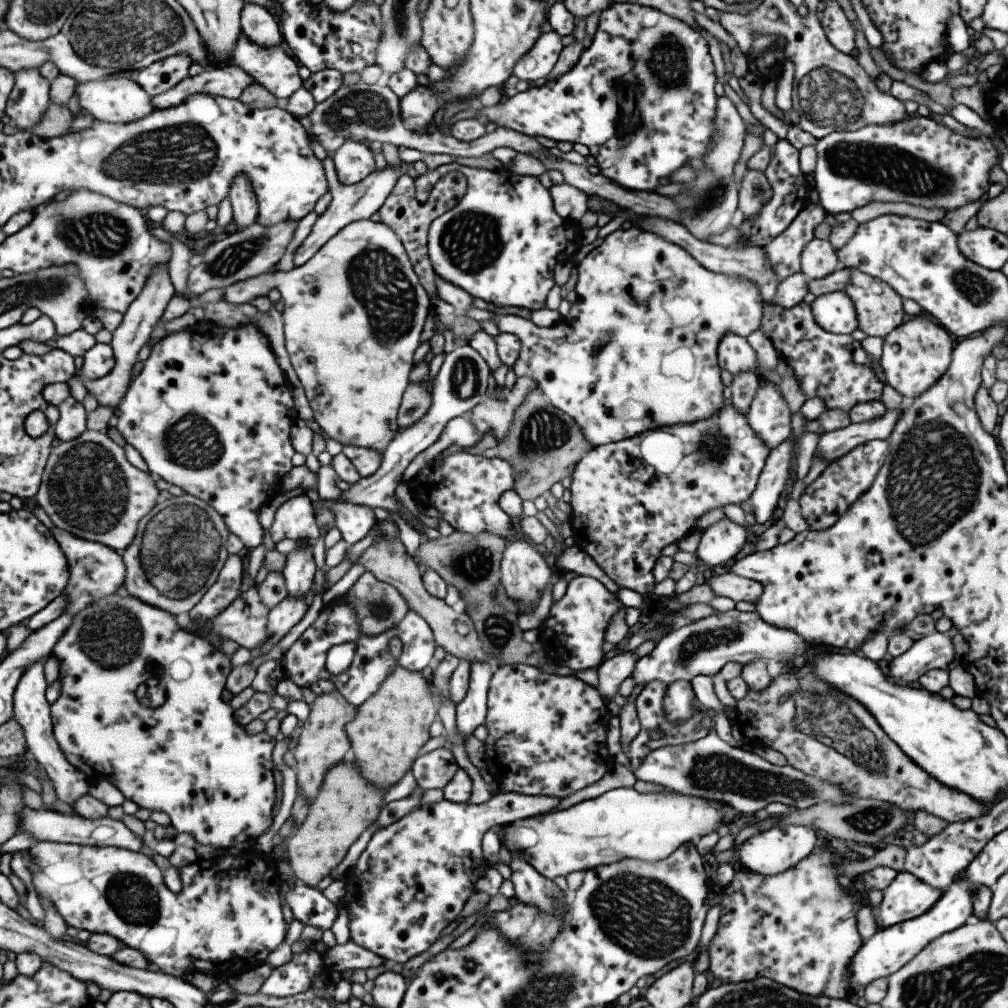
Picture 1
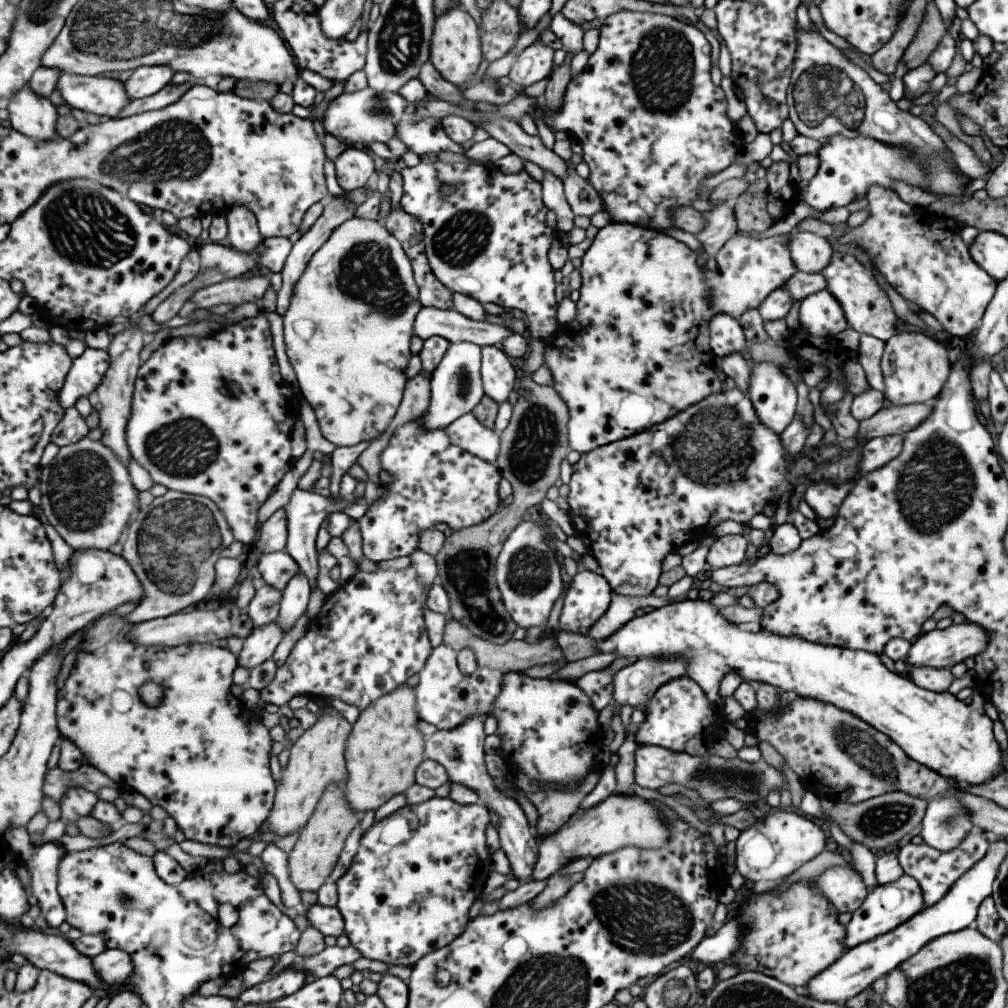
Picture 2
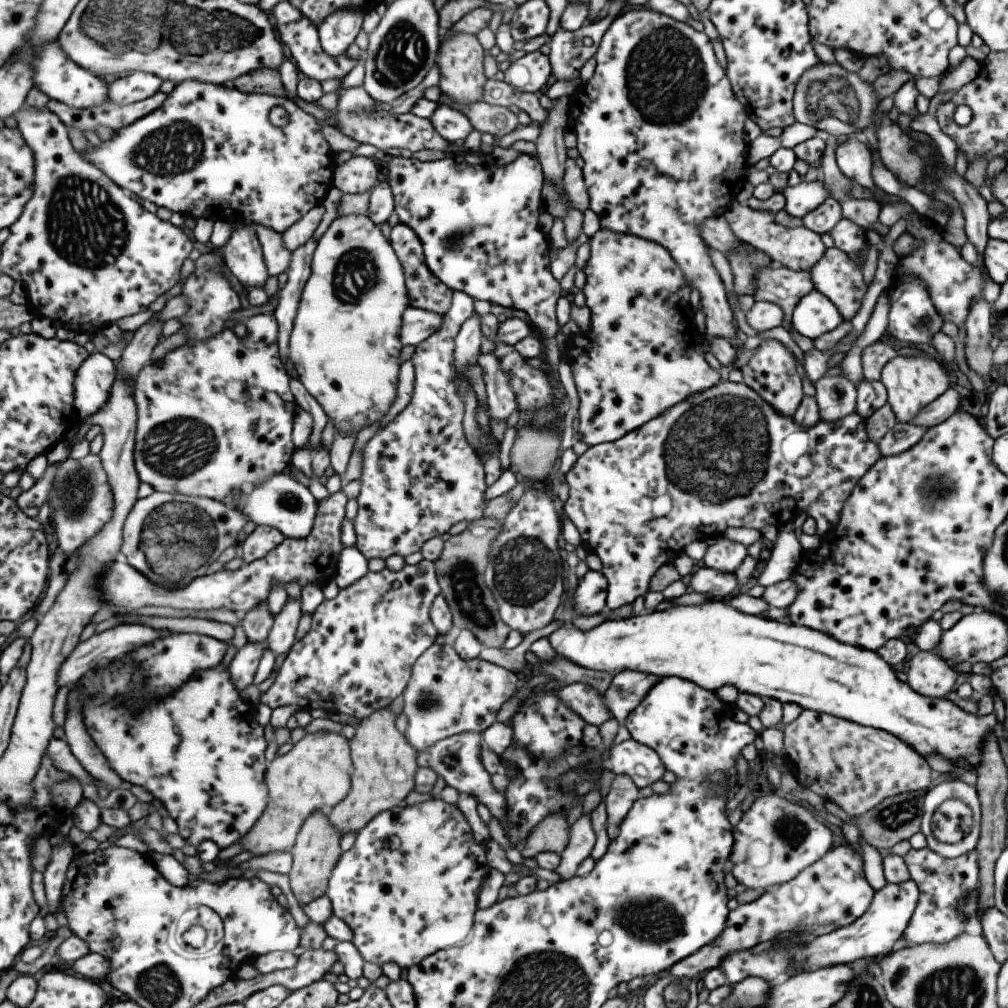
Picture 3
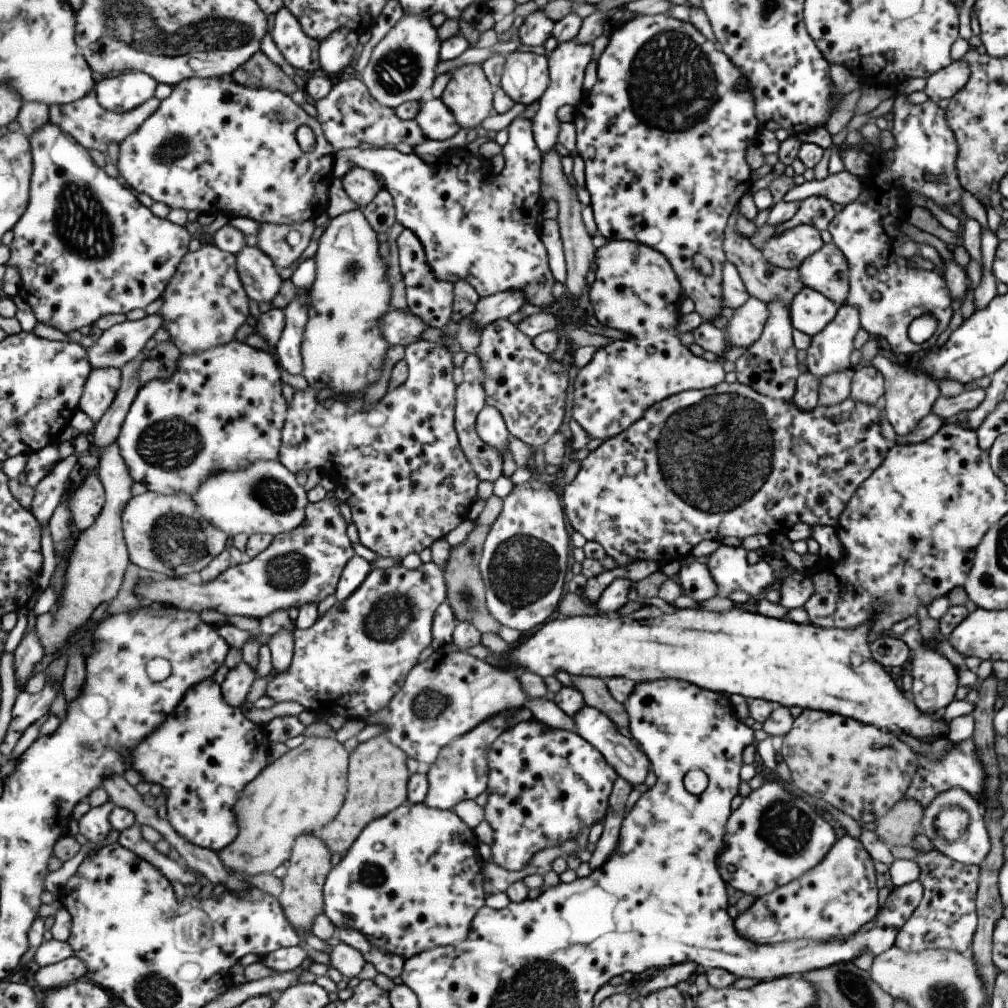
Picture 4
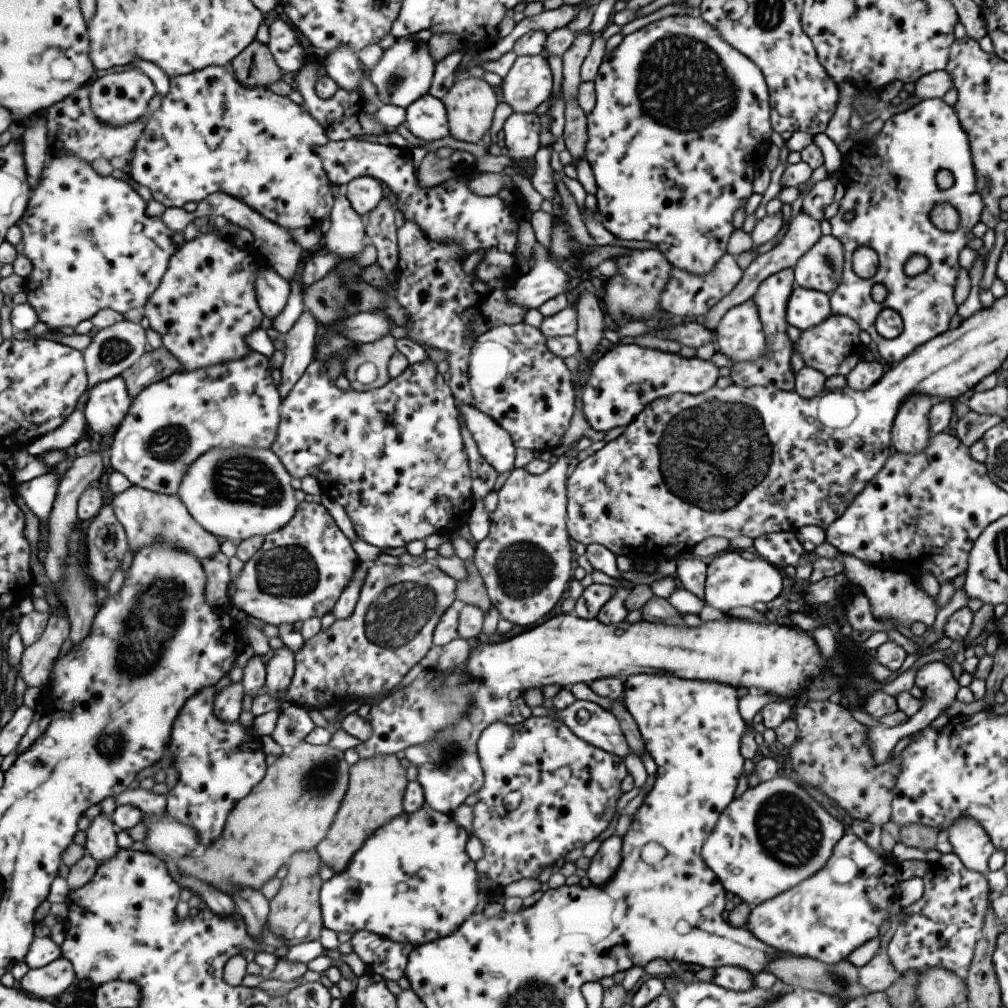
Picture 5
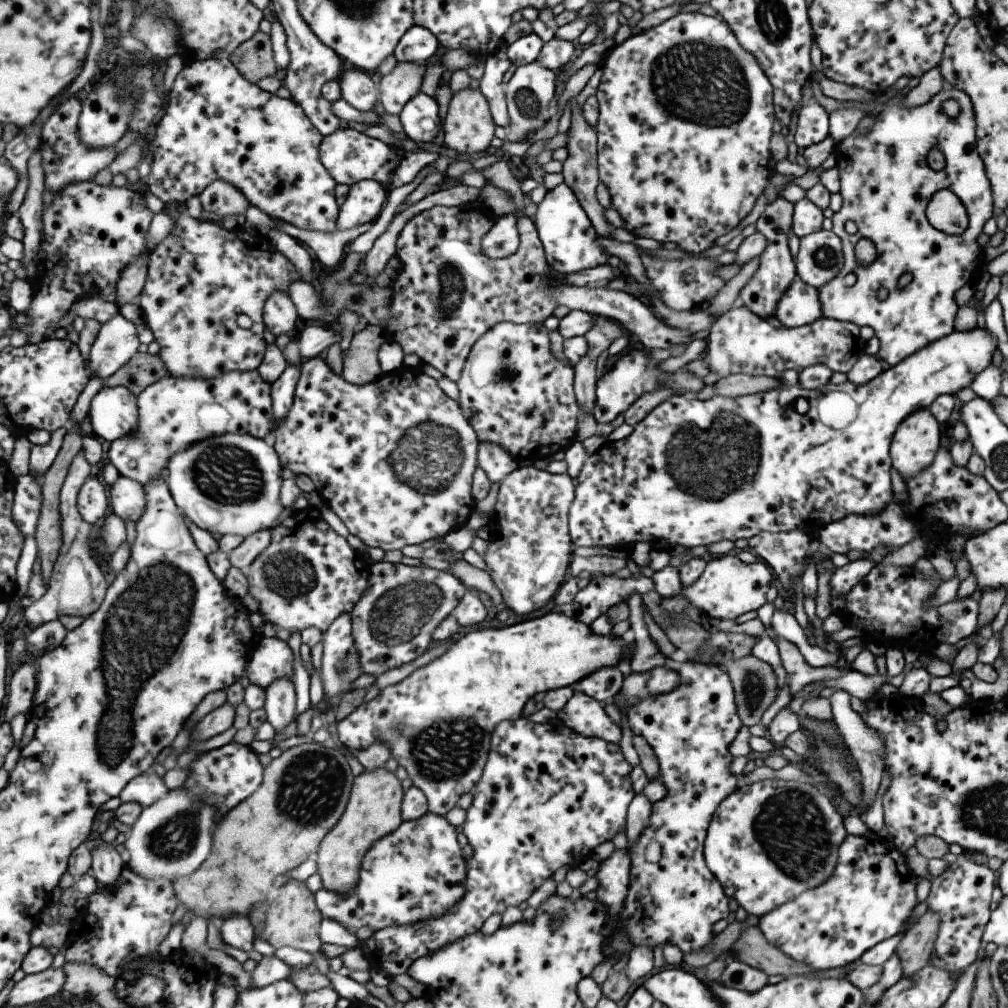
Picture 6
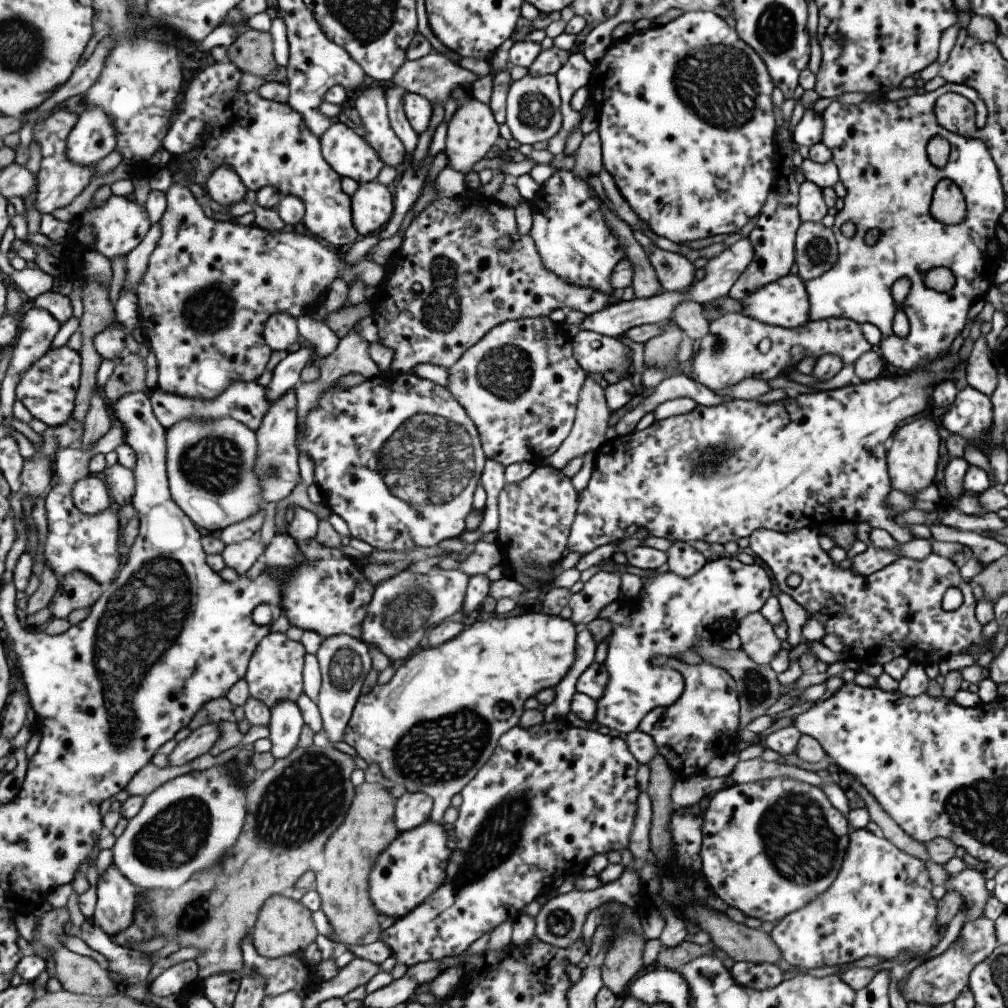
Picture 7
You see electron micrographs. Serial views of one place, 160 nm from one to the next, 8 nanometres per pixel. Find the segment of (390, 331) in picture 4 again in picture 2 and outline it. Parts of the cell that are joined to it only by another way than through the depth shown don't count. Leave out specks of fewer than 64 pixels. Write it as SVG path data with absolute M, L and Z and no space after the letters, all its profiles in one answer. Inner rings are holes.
M423 307L421 312L414 318L413 334L423 340L435 335L446 339L451 345L460 342L471 343L478 347L500 344L500 342L511 333L513 332L503 325L492 325L487 321L474 321L470 318L465 318L465 316L453 308L436 309L433 307Z

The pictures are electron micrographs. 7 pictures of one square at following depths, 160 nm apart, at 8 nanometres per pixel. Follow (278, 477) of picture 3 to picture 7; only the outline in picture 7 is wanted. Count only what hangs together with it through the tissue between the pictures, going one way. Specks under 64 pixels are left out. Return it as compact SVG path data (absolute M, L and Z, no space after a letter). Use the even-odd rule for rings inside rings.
M231 417L216 421L185 419L167 430L168 474L175 502L205 533L219 534L228 526L246 521L263 511L266 504L262 478L256 470L259 456L258 434Z

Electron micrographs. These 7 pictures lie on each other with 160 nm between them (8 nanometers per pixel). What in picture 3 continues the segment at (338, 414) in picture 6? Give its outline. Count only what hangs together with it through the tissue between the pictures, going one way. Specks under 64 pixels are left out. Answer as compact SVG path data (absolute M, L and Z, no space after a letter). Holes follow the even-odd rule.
M461 291L453 292L450 308L442 316L441 326L422 340L412 352L414 381L409 404L385 428L381 428L365 445L363 451L361 491L357 496L359 509L355 519L357 548L369 559L391 558L421 550L430 538L447 532L456 522L481 519L486 503L484 468L479 456L467 444L462 433L463 400L457 394L453 366L454 338L463 321L475 314L473 299Z

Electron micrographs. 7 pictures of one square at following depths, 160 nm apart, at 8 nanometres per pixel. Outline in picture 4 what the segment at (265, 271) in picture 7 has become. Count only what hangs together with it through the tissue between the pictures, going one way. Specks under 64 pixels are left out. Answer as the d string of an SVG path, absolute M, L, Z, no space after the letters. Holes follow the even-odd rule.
M202 242L198 251L186 254L179 265L178 273L170 280L170 285L161 299L163 302L159 313L164 316L163 328L169 332L169 340L187 355L230 344L235 338L241 338L241 334L249 328L247 318L251 314L251 302L238 271L237 255L221 250L213 242Z

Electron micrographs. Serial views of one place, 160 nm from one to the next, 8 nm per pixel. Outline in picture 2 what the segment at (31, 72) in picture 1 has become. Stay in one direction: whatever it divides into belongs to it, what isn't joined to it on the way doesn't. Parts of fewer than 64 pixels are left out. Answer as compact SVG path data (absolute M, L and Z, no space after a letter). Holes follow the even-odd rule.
M30 84L10 98L11 127L35 140L50 141L57 132L58 108L49 97L37 94Z

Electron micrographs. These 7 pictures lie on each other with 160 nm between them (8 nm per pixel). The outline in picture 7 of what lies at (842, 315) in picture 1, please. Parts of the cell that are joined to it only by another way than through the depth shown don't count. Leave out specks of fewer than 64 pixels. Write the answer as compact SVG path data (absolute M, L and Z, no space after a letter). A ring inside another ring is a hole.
M782 276L739 302L744 315L768 325L795 328L808 321L808 296L799 276Z

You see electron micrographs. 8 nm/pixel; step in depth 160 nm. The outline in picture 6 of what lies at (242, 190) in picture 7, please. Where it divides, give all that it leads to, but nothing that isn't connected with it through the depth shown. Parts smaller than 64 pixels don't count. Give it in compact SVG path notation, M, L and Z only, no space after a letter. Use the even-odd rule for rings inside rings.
M215 180L207 186L207 189L200 195L202 208L207 212L213 212L223 216L235 216L244 214L252 206L247 196L233 184L225 180Z

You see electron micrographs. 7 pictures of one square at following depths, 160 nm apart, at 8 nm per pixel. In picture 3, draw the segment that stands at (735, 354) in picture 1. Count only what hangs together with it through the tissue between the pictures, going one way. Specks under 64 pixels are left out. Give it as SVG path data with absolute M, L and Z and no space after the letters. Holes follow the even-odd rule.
M647 6L627 7L621 11L602 34L597 50L594 54L596 62L591 78L581 84L570 98L571 107L568 111L568 126L576 134L576 149L578 156L584 162L582 166L582 179L585 183L589 197L588 208L599 217L600 229L610 230L613 233L628 234L643 237L660 244L677 263L684 276L684 281L690 290L696 288L700 296L700 306L705 314L704 337L705 340L720 338L731 343L735 341L735 326L733 325L732 310L725 298L724 286L712 265L707 254L707 246L699 236L698 226L707 217L721 214L731 201L735 200L736 194L741 190L744 182L747 182L748 167L746 164L746 147L744 134L744 122L747 114L742 104L734 97L730 82L726 73L716 61L714 50L709 38L703 31L695 31L687 23L682 23L668 16L659 14Z

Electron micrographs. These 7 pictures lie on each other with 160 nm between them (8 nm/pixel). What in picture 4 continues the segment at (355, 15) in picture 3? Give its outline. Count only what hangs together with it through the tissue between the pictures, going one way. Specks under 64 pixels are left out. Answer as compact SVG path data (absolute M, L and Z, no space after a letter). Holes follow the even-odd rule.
M349 27L331 33L329 38L320 42L320 63L322 70L329 74L341 74L357 54L360 35Z

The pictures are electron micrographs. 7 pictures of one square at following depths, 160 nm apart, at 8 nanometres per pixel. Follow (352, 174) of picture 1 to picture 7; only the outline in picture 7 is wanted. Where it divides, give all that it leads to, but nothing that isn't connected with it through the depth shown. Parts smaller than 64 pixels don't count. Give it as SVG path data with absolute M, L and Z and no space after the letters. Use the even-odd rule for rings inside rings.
M379 181L362 184L352 196L353 222L363 237L380 233L395 210L395 197Z

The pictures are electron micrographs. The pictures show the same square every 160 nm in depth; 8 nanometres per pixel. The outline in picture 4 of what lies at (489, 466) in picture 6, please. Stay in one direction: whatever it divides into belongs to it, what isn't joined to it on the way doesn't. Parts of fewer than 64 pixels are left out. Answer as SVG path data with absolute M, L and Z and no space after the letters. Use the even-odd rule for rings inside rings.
M485 404L477 413L474 425L479 438L502 456L502 450L508 443L508 432L501 413L495 407Z

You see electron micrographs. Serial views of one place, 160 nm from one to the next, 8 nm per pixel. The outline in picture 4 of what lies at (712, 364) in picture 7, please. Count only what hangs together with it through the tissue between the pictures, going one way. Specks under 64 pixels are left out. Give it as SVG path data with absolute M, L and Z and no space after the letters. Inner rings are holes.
M753 297L738 306L723 328L728 347L747 349L762 333L768 310L767 304ZM847 303L839 305L831 322L810 338L804 362L807 372L820 377L851 368L851 342L859 327L858 308Z

